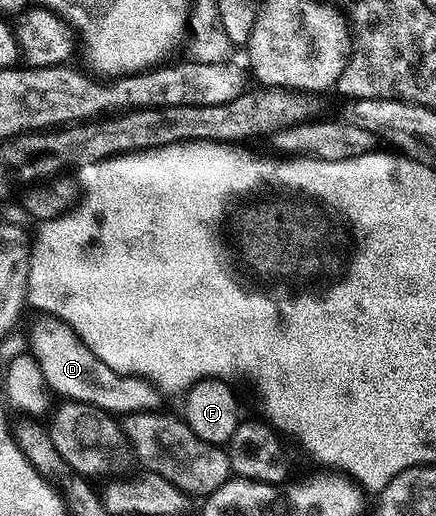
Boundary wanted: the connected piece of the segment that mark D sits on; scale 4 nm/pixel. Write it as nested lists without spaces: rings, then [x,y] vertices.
[[[39,316],[31,326],[29,353],[35,358],[44,374],[44,380],[62,399],[84,402],[98,410],[106,410],[112,416],[126,416],[141,410],[159,410],[161,391],[143,378],[118,374],[99,359],[88,346],[75,335],[75,329],[54,316]]]

